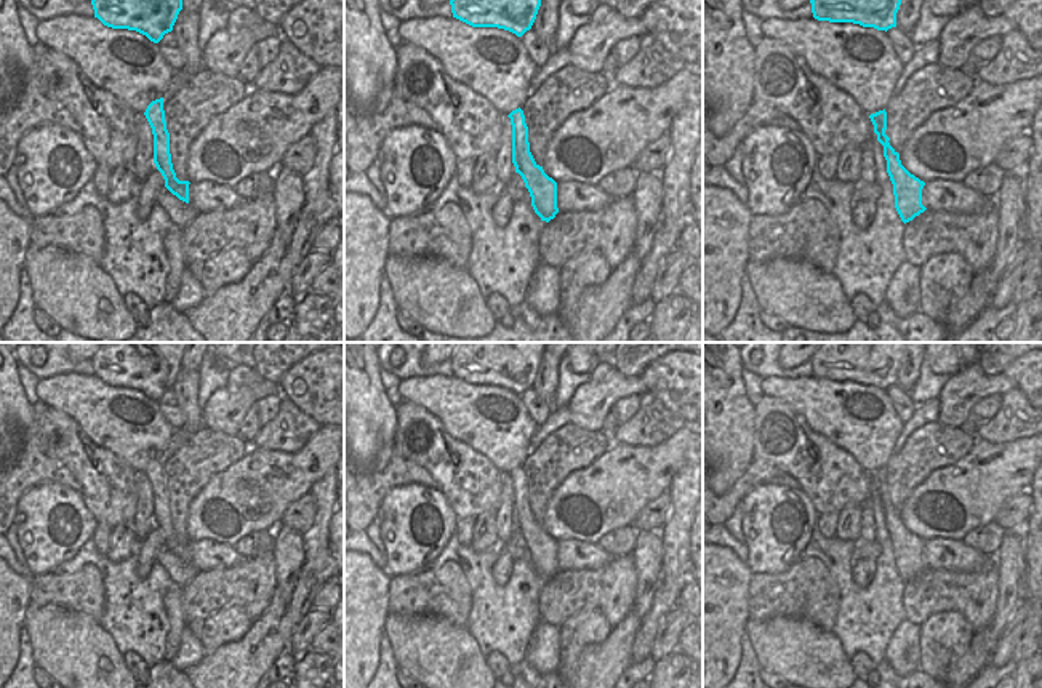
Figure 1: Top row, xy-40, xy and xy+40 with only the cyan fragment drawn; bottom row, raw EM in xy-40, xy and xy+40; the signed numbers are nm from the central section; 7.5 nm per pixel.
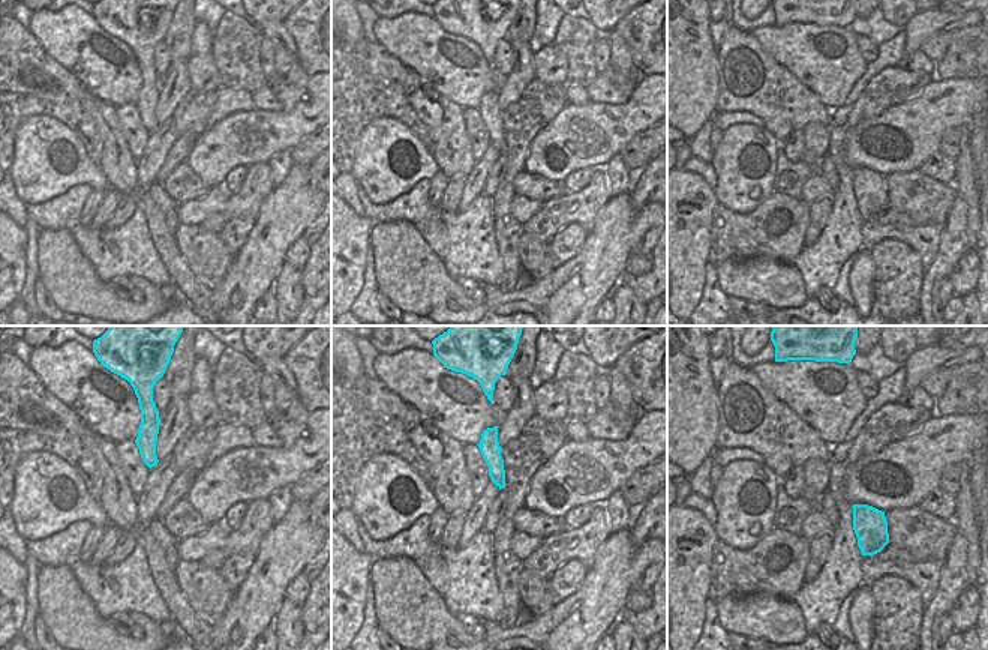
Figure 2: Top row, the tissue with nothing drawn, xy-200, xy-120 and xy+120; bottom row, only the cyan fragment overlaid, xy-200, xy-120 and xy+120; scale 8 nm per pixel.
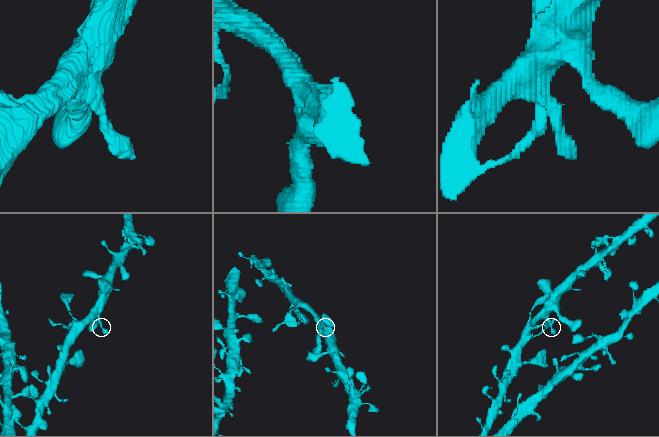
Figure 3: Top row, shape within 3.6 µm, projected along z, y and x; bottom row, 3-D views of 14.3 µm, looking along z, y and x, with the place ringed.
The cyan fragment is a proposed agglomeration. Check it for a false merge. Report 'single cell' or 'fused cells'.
single cell

